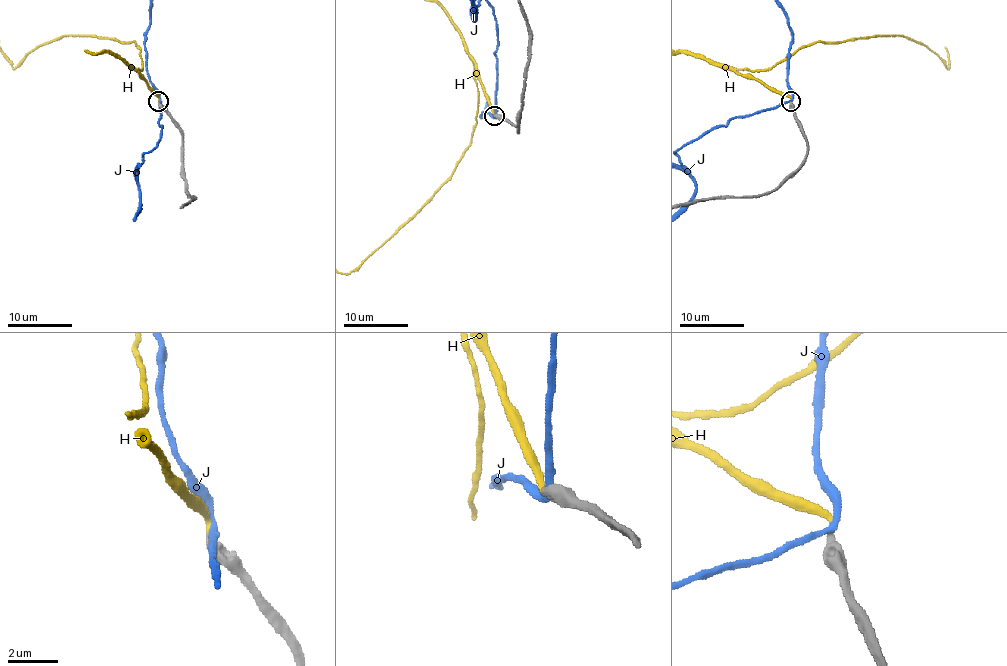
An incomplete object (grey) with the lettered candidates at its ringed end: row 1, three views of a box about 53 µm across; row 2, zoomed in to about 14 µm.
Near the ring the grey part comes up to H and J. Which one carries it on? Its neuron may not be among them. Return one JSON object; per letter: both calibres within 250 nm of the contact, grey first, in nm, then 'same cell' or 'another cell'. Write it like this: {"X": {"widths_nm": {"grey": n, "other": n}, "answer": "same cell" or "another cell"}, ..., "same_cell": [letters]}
{"H": {"widths_nm": {"grey": 400, "other": 240}, "answer": "same cell"}, "J": {"widths_nm": {"grey": 360, "other": 240}, "answer": "another cell"}, "same_cell": ["H"]}

